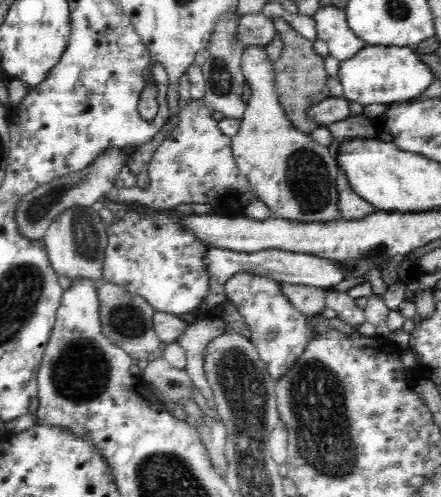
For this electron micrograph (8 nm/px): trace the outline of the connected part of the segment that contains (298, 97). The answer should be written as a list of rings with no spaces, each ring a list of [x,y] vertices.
[[[284,28],[280,32],[284,48],[294,48],[294,50],[282,50],[280,58],[273,62],[275,89],[277,90],[278,101],[285,110],[289,121],[293,123],[298,130],[306,134],[314,132],[319,126],[314,124],[306,117],[306,110],[322,99],[330,97],[329,87],[326,86],[326,77],[328,74],[324,69],[324,58],[314,52],[313,43],[298,34],[296,30]]]

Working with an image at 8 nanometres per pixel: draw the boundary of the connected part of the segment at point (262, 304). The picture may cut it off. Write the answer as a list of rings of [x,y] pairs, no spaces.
[[[250,272],[233,274],[224,283],[224,290],[226,298],[234,303],[251,330],[252,344],[259,352],[270,377],[277,381],[277,378],[301,356],[312,337],[306,327],[307,317],[292,306],[280,291],[280,283],[277,280],[262,275]]]

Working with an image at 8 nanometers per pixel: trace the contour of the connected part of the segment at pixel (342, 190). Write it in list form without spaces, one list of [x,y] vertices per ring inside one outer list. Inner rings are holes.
[[[341,170],[337,173],[336,187],[339,196],[337,209],[341,211],[342,219],[360,221],[362,217],[378,211],[358,193],[354,193],[354,190],[350,189],[350,185],[348,185],[348,181],[346,181]]]

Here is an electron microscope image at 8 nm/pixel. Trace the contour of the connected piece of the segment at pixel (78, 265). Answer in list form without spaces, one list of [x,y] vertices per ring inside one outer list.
[[[70,206],[62,210],[62,214],[44,231],[44,245],[52,268],[58,276],[89,278],[91,282],[102,286],[106,279],[102,278],[103,251],[108,244],[106,223],[98,214],[96,206]]]

